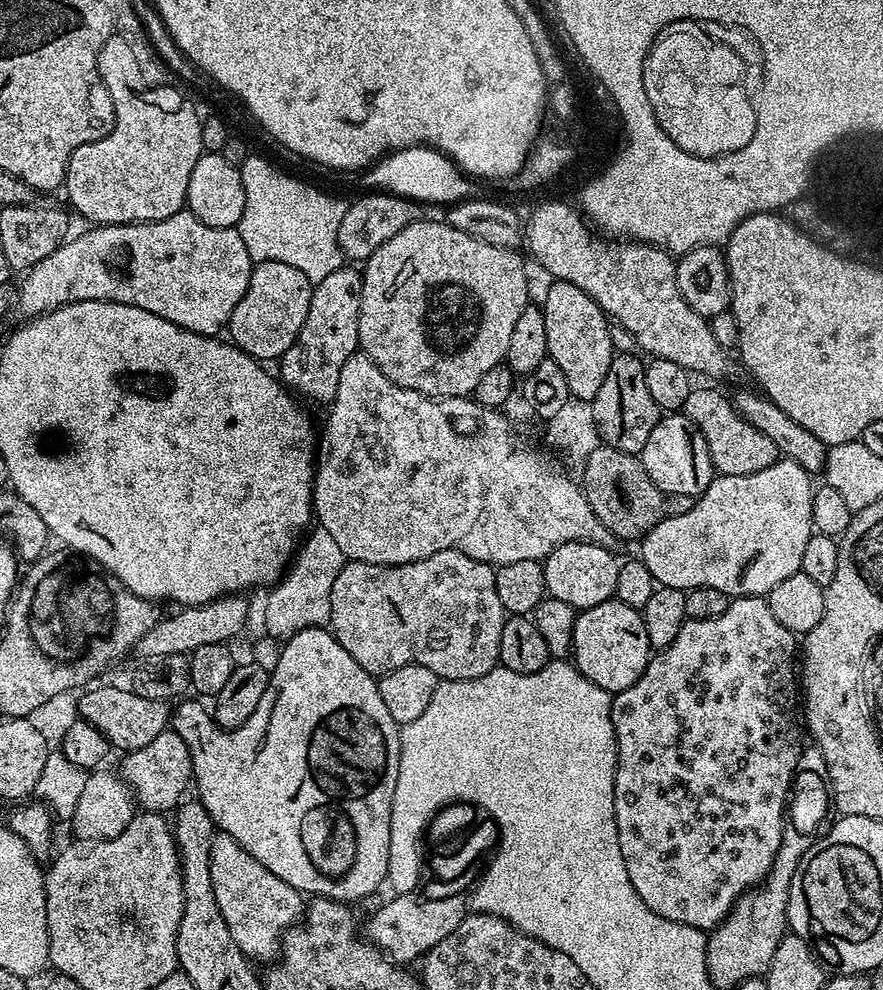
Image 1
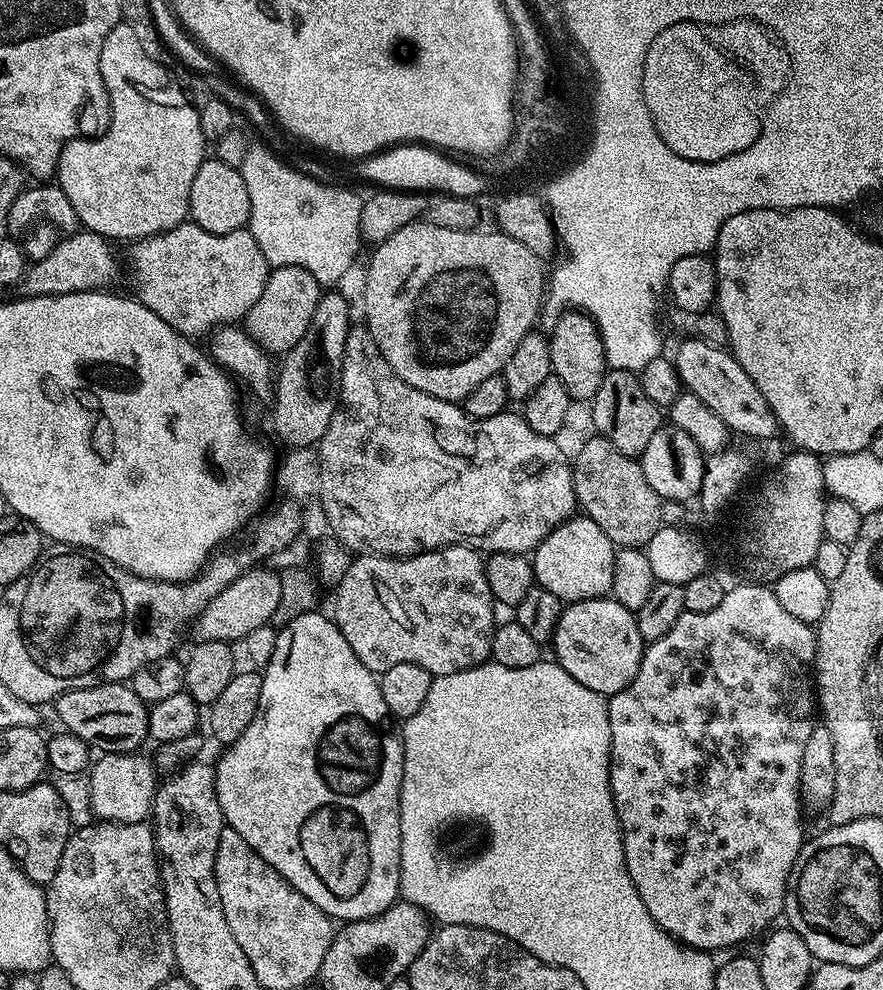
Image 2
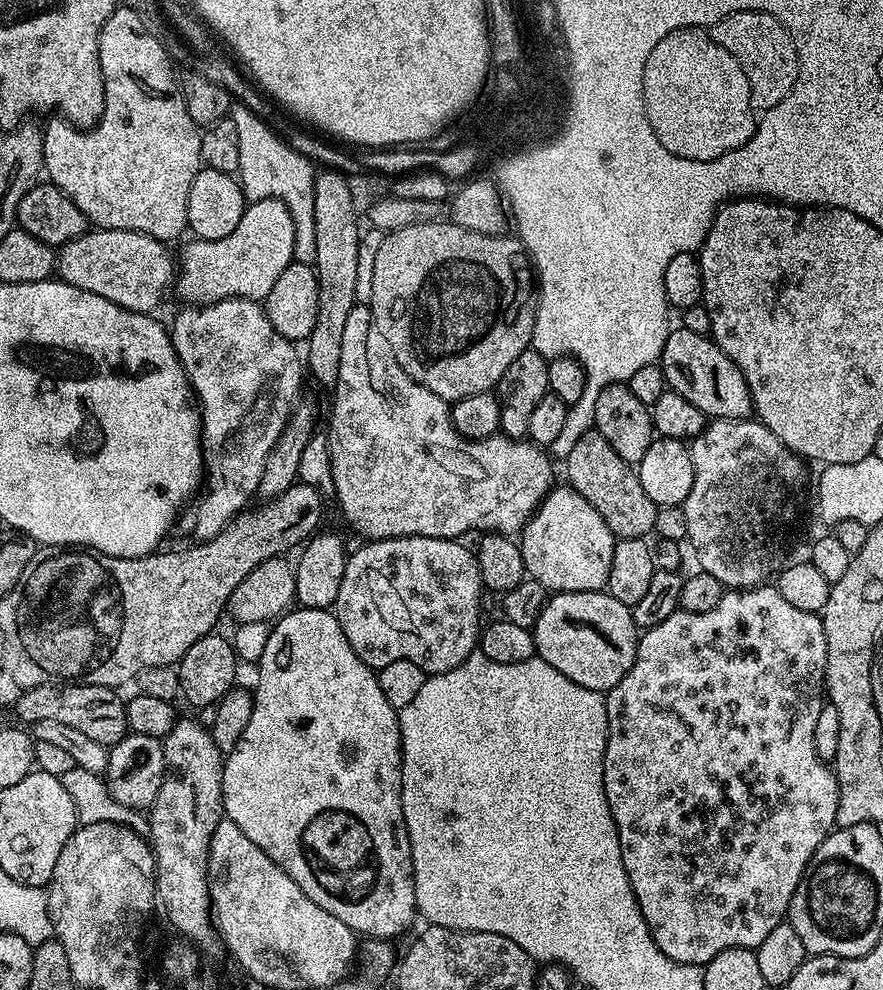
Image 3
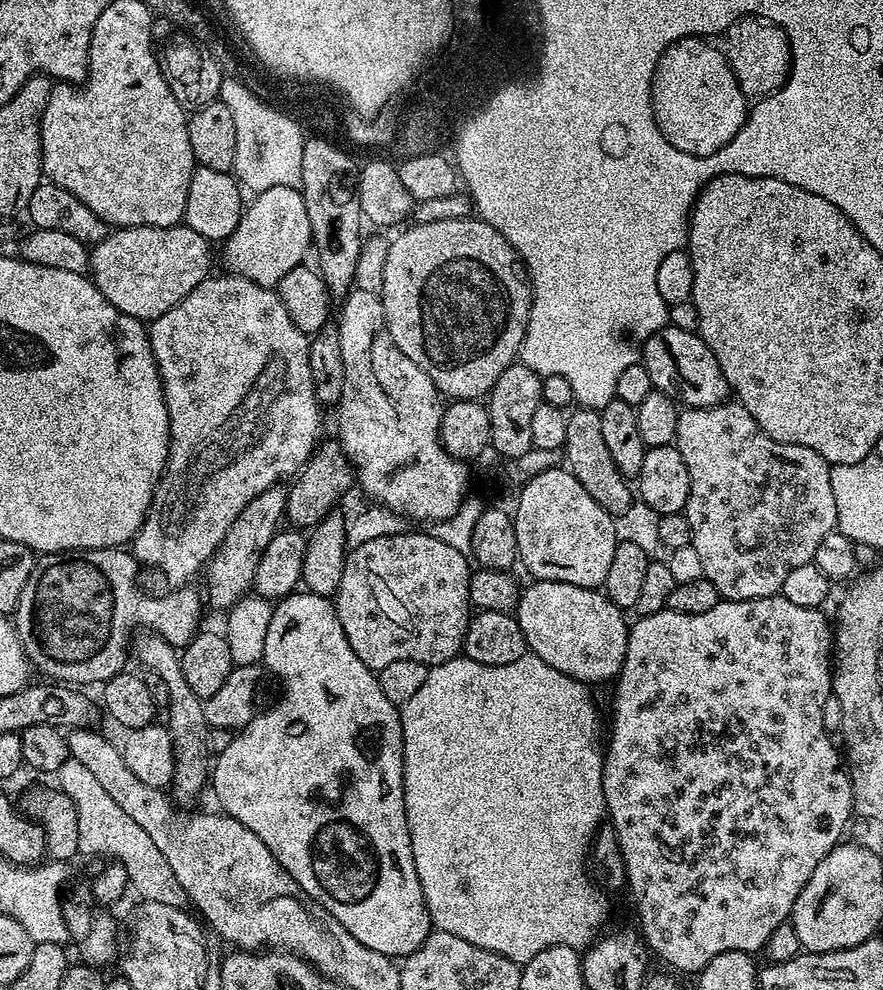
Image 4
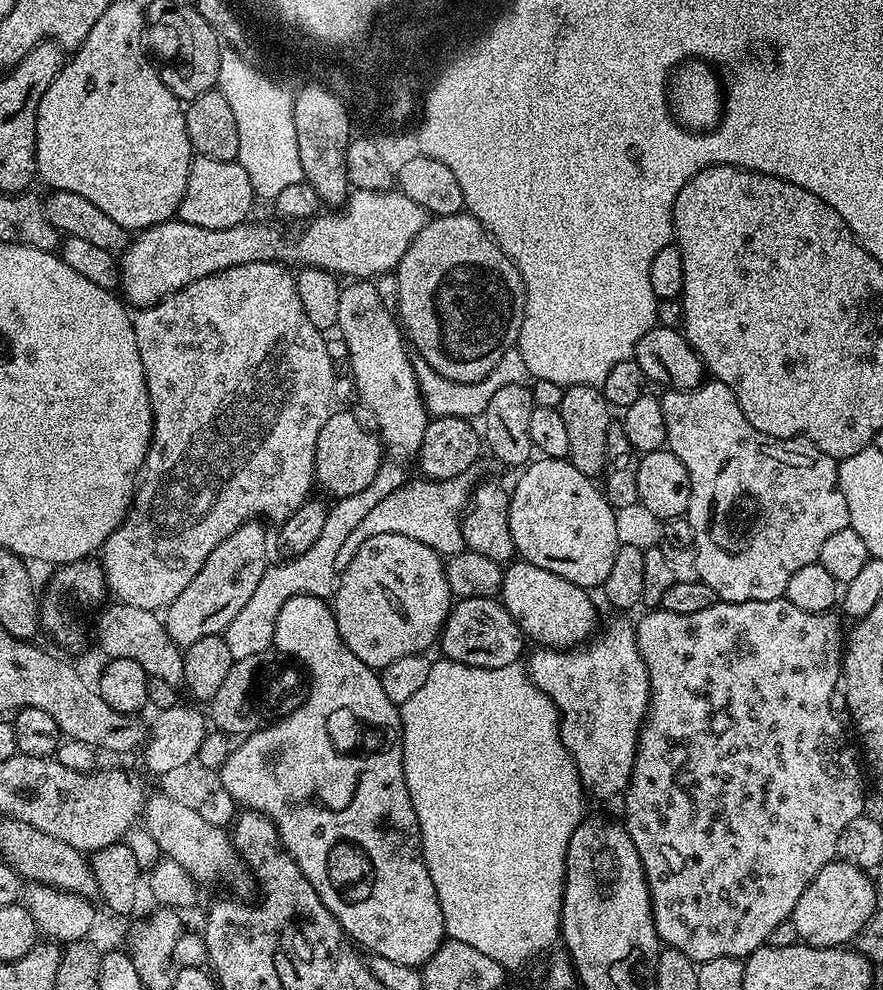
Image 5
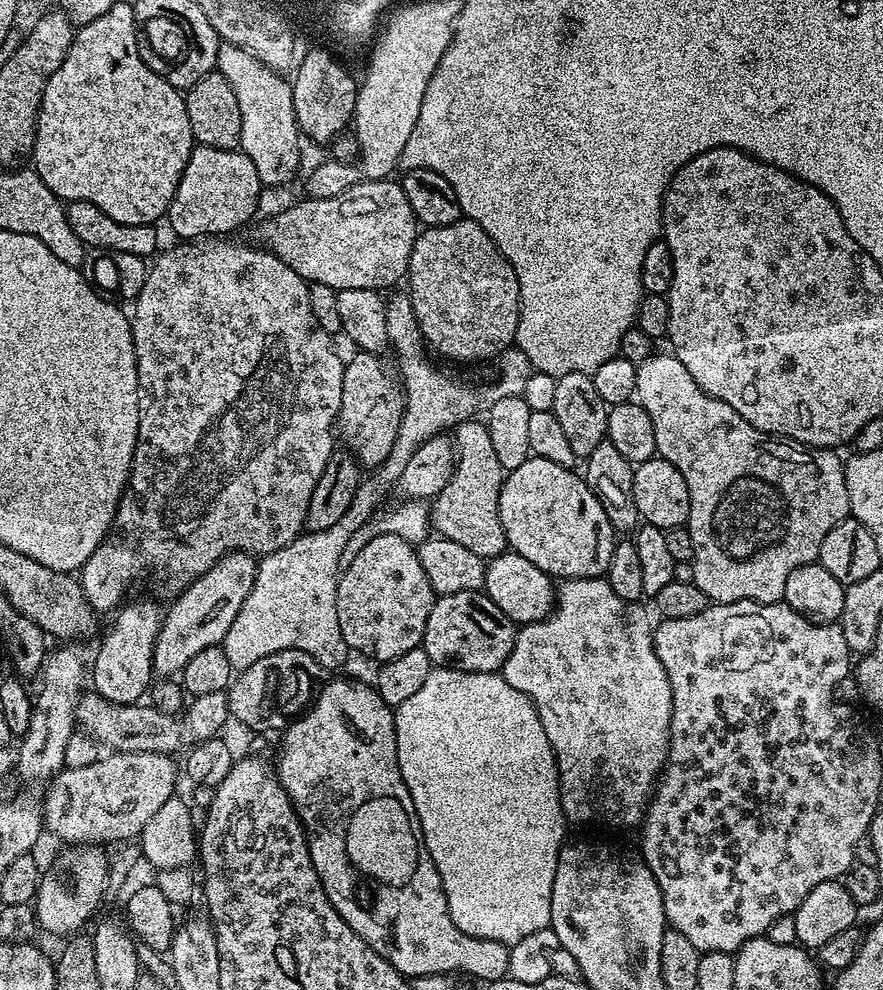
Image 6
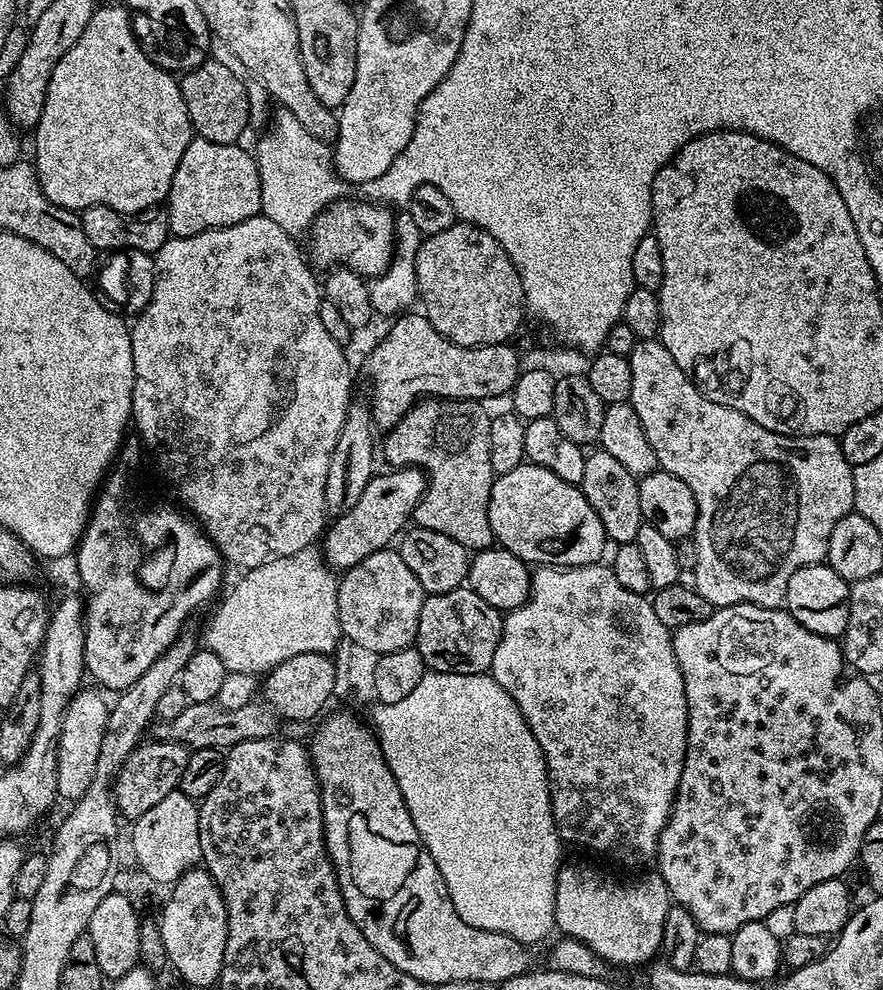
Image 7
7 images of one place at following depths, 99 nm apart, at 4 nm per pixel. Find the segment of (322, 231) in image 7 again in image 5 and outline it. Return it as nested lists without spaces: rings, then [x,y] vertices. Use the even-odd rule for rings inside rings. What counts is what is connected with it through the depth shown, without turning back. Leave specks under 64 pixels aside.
[[[361,188],[349,195],[342,210],[328,210],[311,217],[301,227],[305,227],[301,232],[286,232],[278,224],[253,222],[230,226],[226,230],[206,230],[173,218],[143,229],[137,235],[140,237],[137,240],[135,237],[123,249],[118,260],[119,287],[124,288],[123,299],[131,307],[133,304],[133,309],[139,310],[165,300],[190,282],[198,282],[198,278],[206,278],[234,266],[246,266],[250,262],[270,260],[288,266],[296,264],[321,268],[337,278],[371,281],[375,277],[395,273],[402,262],[402,254],[410,250],[410,242],[414,242],[429,219],[422,206],[410,202],[410,198],[398,190],[375,192]]]

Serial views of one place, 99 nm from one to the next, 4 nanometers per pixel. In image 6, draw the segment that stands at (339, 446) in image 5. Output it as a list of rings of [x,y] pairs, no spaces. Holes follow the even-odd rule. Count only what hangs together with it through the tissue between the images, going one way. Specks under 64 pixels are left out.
[[[357,351],[355,355],[344,366],[338,432],[348,443],[345,444],[347,451],[365,469],[375,470],[386,462],[390,450],[394,450],[394,438],[398,438],[398,426],[404,417],[404,385],[397,373],[393,369],[392,373],[380,361],[377,353]]]

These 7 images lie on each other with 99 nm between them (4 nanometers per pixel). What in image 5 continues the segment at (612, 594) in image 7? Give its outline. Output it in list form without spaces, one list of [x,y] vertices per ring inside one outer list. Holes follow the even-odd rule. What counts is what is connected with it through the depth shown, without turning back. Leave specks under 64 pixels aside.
[[[612,620],[608,625],[597,631],[587,642],[567,650],[558,648],[546,648],[543,646],[535,649],[537,652],[532,657],[529,655],[526,660],[526,671],[528,677],[538,686],[538,690],[545,692],[554,702],[557,712],[560,714],[560,740],[566,746],[570,758],[580,775],[580,783],[584,785],[585,793],[589,797],[597,796],[600,800],[612,800],[623,797],[629,784],[632,782],[632,771],[634,770],[634,758],[636,757],[636,743],[640,737],[640,727],[644,724],[644,718],[648,715],[648,671],[646,664],[642,662],[642,654],[638,650],[636,641],[636,629],[633,621]]]

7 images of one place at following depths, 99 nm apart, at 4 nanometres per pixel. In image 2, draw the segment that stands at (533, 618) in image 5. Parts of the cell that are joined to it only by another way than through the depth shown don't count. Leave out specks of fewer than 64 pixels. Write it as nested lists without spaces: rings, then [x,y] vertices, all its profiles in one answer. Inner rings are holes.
[[[611,598],[569,603],[561,611],[550,641],[550,649],[552,648],[553,652],[551,655],[555,663],[560,664],[562,670],[570,674],[570,678],[575,678],[577,682],[582,682],[582,686],[594,690],[605,698],[626,690],[626,686],[634,682],[634,674],[638,674],[638,666],[644,657],[645,647],[646,641],[642,638],[642,634],[638,634],[636,613]]]

